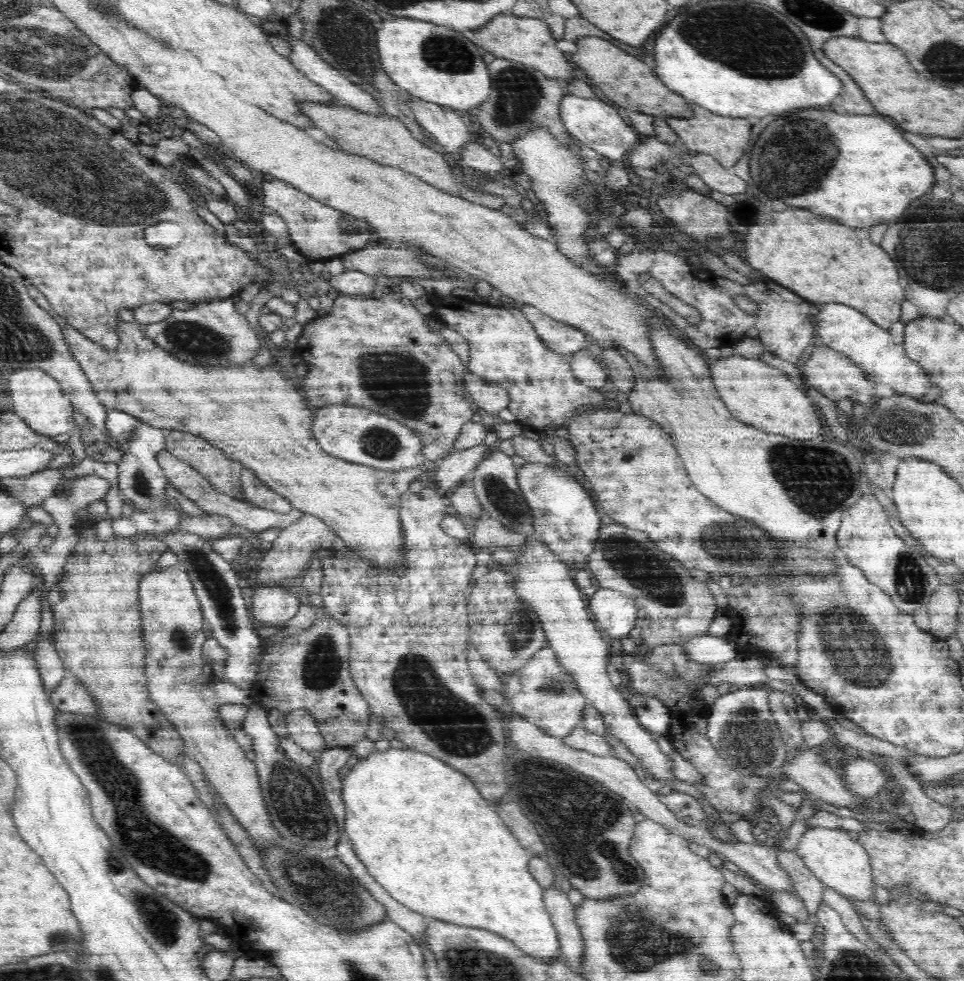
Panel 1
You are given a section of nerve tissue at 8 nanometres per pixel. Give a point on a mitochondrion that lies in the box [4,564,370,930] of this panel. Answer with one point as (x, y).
(153, 846)

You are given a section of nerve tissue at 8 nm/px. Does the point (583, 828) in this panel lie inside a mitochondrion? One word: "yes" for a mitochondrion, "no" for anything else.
yes

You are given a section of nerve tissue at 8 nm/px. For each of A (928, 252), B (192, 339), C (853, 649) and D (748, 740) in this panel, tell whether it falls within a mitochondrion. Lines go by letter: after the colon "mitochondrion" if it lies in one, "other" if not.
A: mitochondrion
B: mitochondrion
C: mitochondrion
D: mitochondrion

